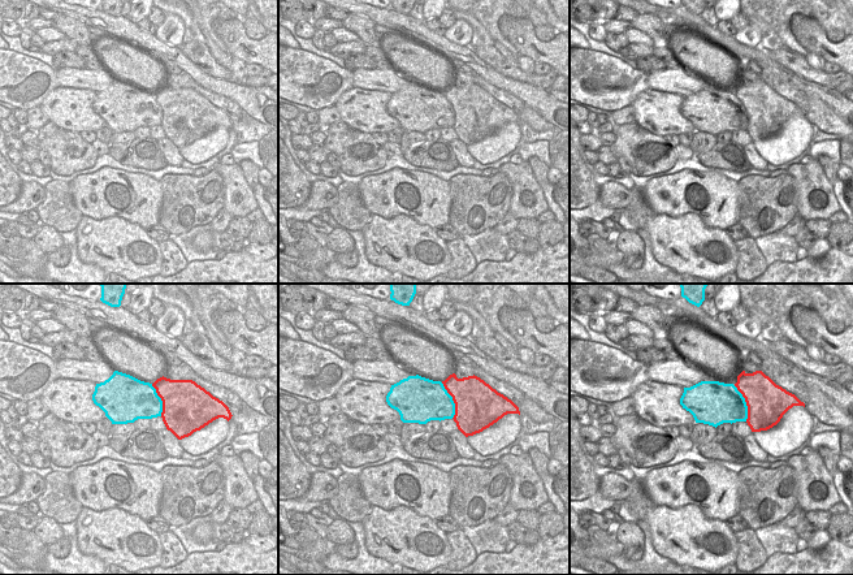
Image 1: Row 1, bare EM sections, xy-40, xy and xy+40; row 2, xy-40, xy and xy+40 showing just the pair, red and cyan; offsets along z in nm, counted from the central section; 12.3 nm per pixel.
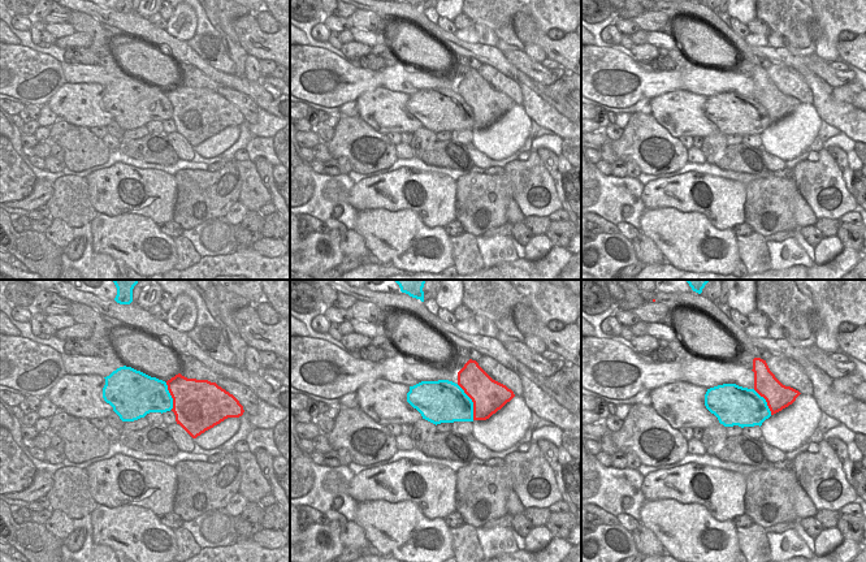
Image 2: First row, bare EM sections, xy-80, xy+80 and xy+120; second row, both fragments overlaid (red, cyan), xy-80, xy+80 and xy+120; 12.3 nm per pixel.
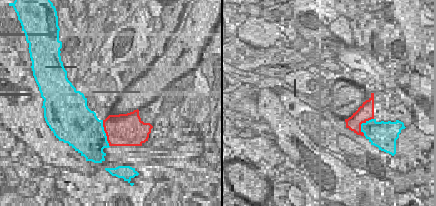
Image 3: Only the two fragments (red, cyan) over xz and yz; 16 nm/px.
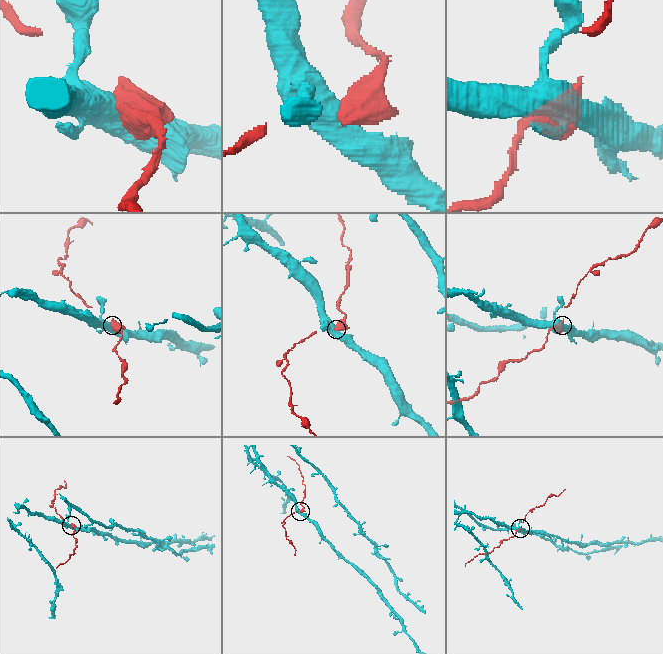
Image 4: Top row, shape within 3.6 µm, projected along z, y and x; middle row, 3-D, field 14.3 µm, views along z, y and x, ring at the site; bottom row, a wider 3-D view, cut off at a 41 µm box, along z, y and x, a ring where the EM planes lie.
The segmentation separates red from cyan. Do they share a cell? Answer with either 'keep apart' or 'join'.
keep apart

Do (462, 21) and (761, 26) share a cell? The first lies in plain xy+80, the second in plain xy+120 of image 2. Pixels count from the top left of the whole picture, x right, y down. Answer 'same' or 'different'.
same

